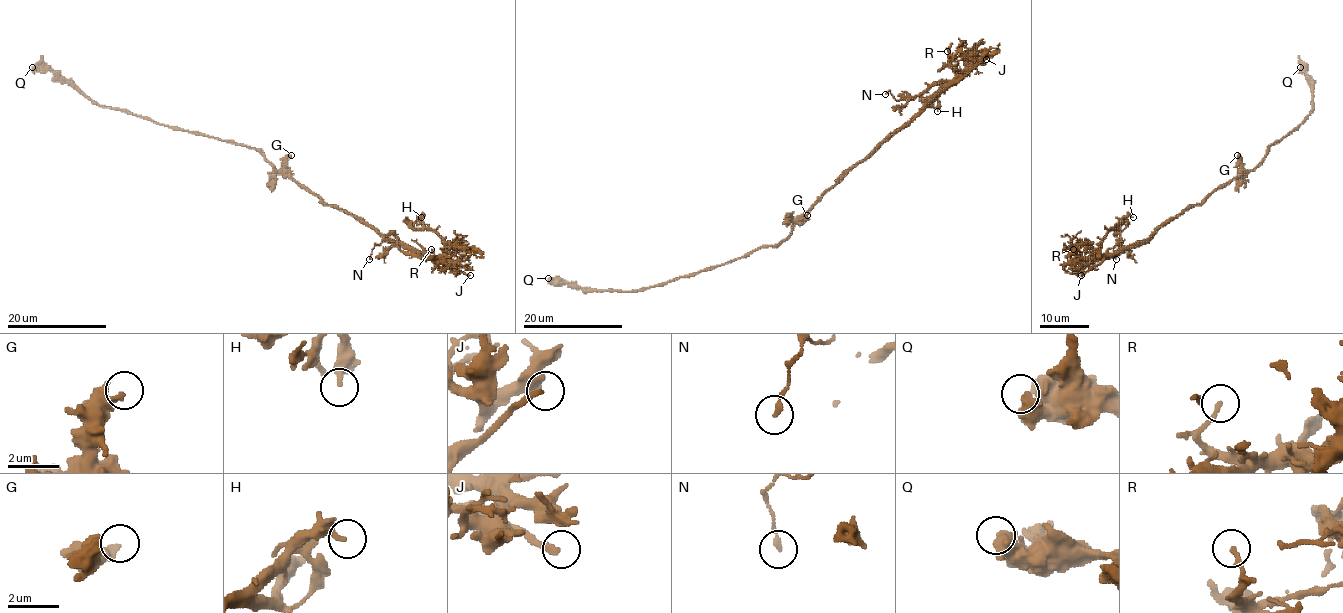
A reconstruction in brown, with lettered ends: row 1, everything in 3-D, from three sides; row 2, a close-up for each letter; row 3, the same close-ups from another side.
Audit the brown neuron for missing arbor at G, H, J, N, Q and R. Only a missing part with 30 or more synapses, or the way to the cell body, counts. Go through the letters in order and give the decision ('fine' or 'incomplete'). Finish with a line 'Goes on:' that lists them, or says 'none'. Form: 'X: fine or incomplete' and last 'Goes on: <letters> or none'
G: fine
H: fine
J: incomplete
N: fine
Q: fine
R: fine
Goes on: J

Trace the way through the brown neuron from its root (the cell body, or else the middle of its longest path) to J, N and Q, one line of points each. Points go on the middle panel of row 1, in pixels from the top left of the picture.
J: (798, 221), (849, 170), (865, 161), (929, 103), (986, 59)
N: (798, 221), (849, 170), (896, 133), (946, 84), (932, 82), (916, 96), (899, 100), (889, 91), (885, 94)
Q: (798, 221), (776, 245), (755, 249), (724, 264), (647, 288), (585, 291), (565, 281), (548, 278)

